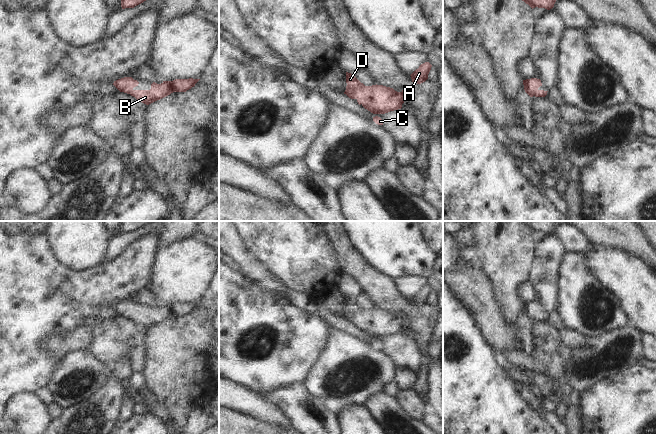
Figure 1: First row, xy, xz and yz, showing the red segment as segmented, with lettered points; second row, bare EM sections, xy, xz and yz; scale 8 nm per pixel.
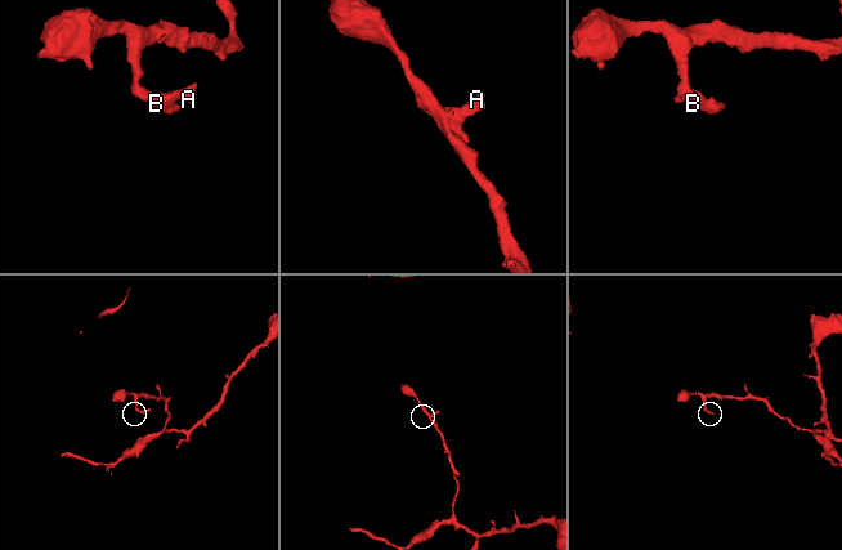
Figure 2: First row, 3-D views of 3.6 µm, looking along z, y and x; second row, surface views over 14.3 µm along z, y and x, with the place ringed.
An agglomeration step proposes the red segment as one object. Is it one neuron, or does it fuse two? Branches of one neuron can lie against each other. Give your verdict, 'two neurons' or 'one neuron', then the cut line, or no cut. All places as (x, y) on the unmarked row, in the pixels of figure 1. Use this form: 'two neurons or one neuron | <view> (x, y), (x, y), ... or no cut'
one neuron | no cut

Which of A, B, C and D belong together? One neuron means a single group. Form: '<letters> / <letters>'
A B C D

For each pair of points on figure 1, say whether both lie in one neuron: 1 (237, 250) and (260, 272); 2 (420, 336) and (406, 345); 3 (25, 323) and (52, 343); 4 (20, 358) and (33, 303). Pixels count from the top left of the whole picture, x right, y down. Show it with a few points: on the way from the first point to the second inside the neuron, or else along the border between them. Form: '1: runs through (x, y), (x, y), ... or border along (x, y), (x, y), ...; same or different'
1: runs through (243, 256), (254, 267); same
2: border along (412, 337), (417, 341), (421, 349); different
3: border along (70, 333), (50, 337), (46, 341), (45, 346); different
4: runs through (20, 344), (20, 317); same

